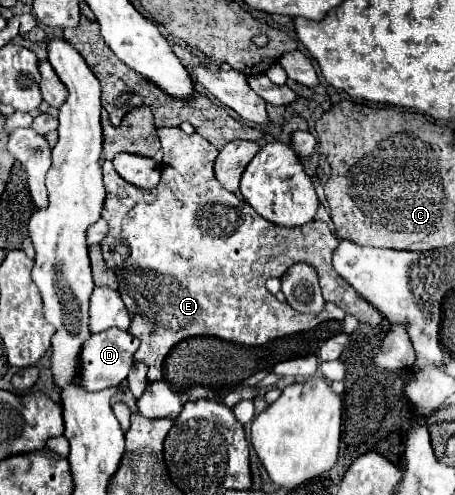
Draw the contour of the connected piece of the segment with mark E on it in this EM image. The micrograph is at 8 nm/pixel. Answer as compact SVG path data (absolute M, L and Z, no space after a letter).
M157 129L163 151L161 181L155 189L139 189L123 181L113 163L103 163L103 183L107 191L105 209L101 217L109 223L109 231L101 241L103 257L117 273L119 295L129 309L129 331L141 339L141 347L135 353L135 361L143 361L149 367L147 379L163 379L163 359L171 347L187 337L213 335L241 345L265 345L273 339L295 335L293 311L279 311L279 305L271 305L271 293L265 289L269 277L281 277L295 263L311 263L319 271L321 291L327 303L335 303L347 315L353 315L359 323L379 325L381 313L369 305L359 293L345 283L343 277L331 265L331 253L339 245L339 239L331 233L323 221L311 221L301 227L279 227L265 221L257 211L229 193L215 179L213 163L217 149L201 135L187 135L181 129Z

